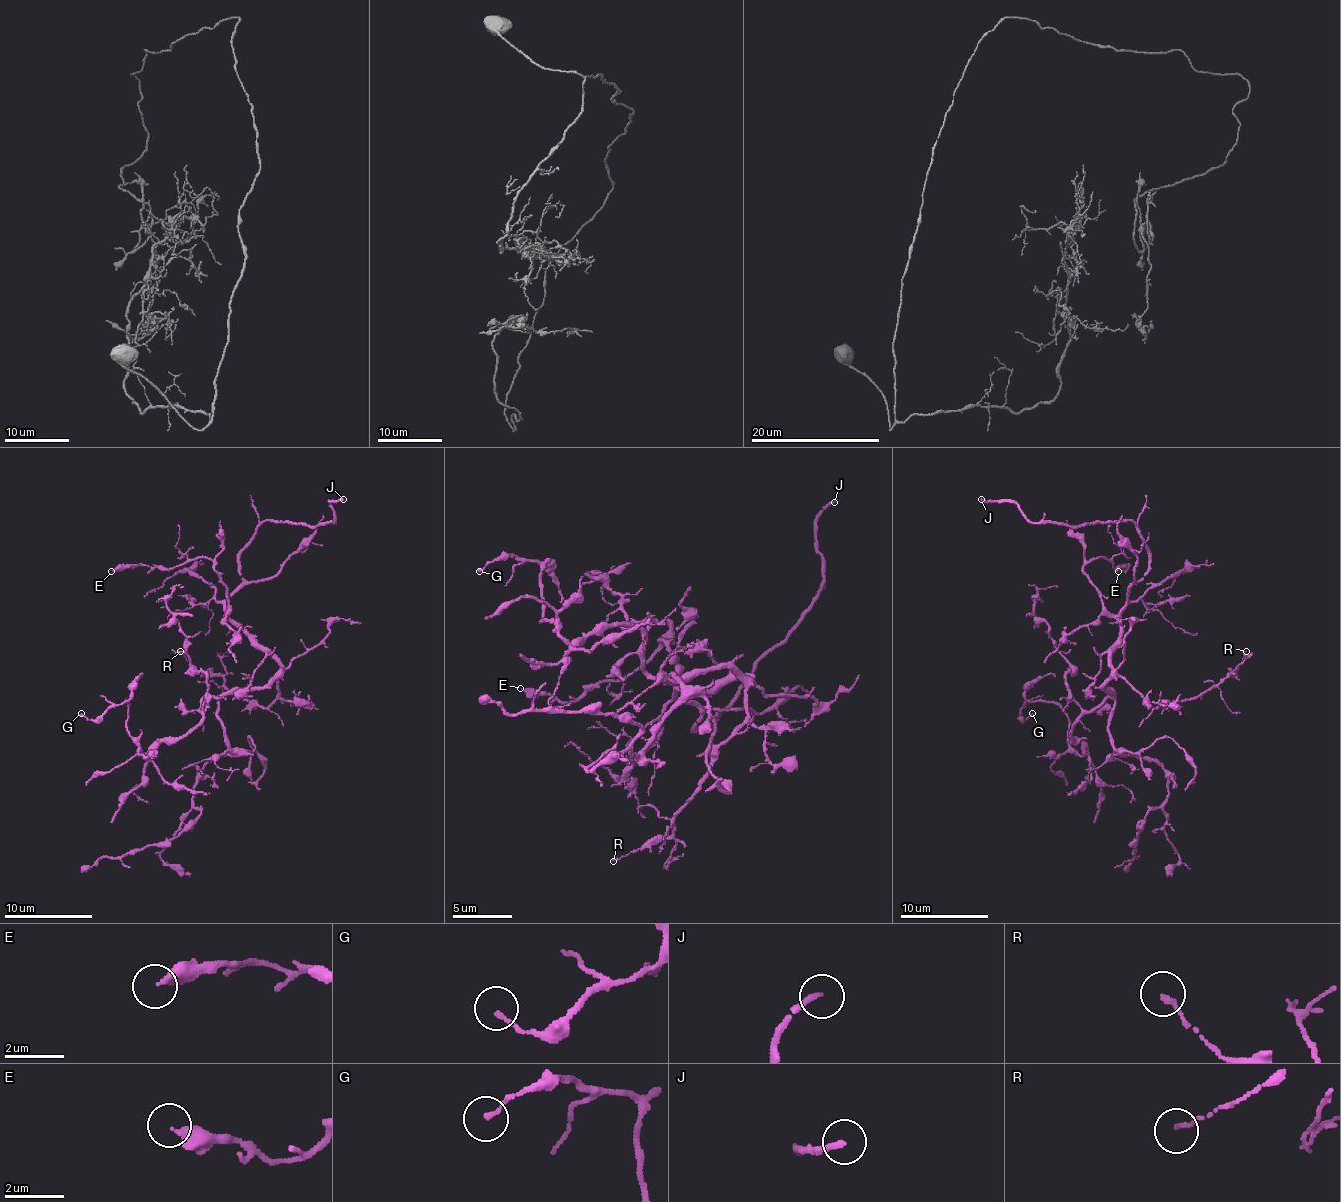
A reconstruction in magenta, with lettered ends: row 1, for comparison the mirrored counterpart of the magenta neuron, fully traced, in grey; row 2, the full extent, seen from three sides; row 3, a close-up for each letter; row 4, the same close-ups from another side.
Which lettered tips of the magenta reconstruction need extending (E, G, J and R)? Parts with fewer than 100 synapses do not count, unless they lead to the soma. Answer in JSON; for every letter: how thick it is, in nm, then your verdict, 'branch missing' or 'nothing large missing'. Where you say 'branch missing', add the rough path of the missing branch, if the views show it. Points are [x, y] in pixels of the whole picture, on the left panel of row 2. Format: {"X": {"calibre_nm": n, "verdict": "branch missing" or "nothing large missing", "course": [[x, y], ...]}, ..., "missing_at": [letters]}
{"E": {"calibre_nm": 320, "verdict": "nothing large missing"}, "G": {"calibre_nm": 150, "verdict": "nothing large missing"}, "J": {"calibre_nm": 190, "verdict": "branch missing", "course": [[343, 499], [367, 496], [387, 505], [396, 505], [405, 492], [409, 494]]}, "R": {"calibre_nm": 140, "verdict": "nothing large missing"}, "missing_at": ["J"]}

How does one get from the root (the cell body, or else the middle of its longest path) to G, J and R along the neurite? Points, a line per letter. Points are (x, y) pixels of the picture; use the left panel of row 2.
G: (279, 671), (263, 686), (204, 697), (193, 728), (142, 754), (127, 728), (127, 701), (94, 719), (81, 713)
J: (279, 671), (226, 609), (244, 582), (239, 552), (263, 521), (334, 523), (330, 501), (343, 499)
R: (279, 671), (279, 695), (266, 708), (261, 708), (233, 693), (219, 675), (204, 675), (180, 651)

